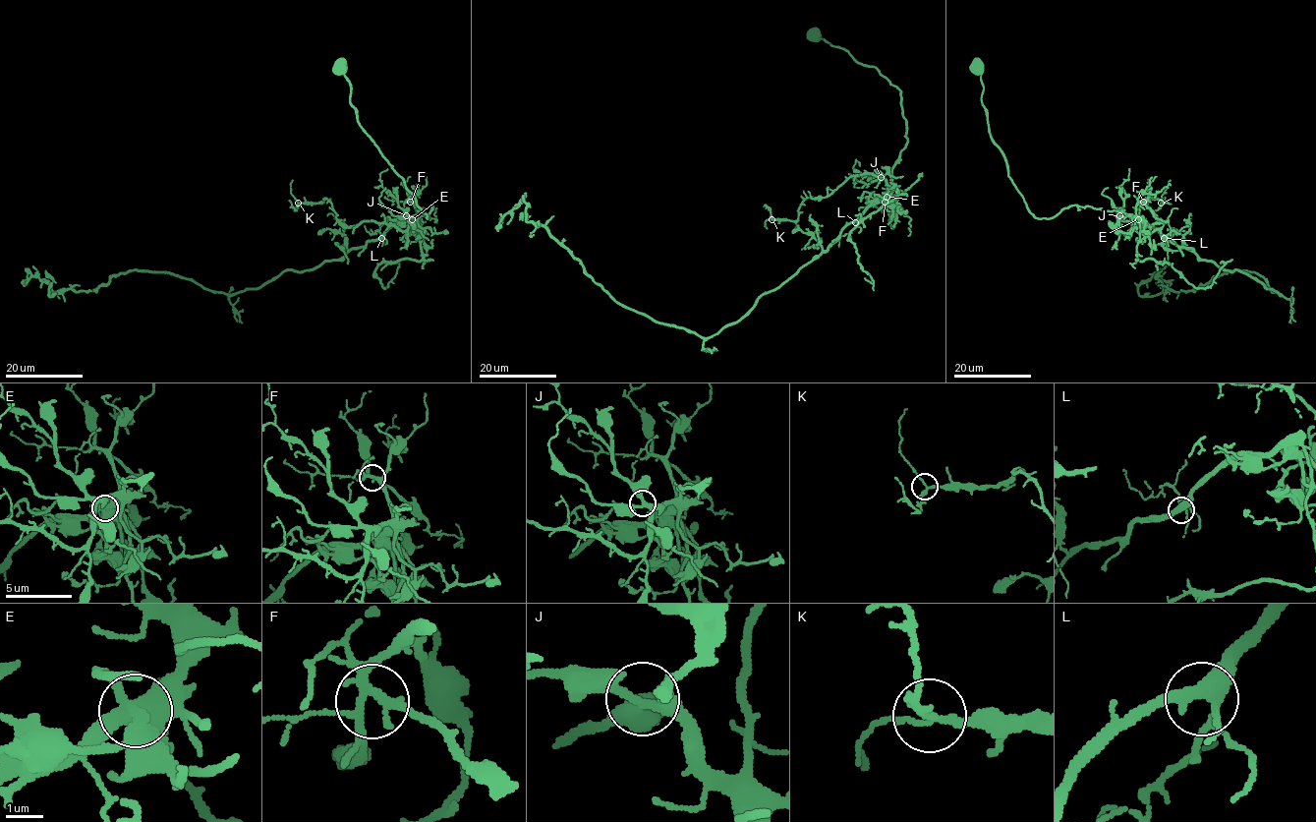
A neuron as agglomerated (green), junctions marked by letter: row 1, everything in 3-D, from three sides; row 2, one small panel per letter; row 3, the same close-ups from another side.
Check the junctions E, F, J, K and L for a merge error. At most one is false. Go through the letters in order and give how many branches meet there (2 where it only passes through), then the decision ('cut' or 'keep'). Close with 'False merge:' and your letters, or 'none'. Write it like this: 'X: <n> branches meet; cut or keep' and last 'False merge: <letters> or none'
E: 4 branches meet; cut
F: 5 branches meet; keep
J: 4 branches meet; keep
K: 4 branches meet; keep
L: 5 branches meet; keep
False merge: E

